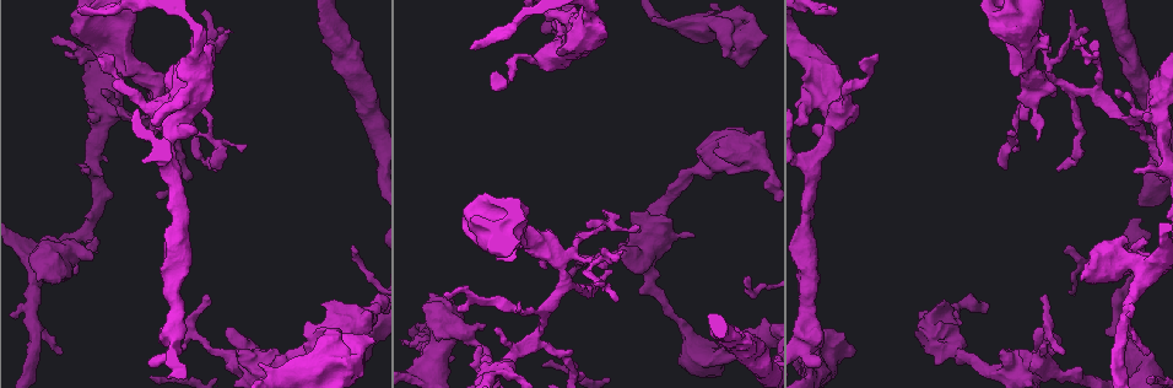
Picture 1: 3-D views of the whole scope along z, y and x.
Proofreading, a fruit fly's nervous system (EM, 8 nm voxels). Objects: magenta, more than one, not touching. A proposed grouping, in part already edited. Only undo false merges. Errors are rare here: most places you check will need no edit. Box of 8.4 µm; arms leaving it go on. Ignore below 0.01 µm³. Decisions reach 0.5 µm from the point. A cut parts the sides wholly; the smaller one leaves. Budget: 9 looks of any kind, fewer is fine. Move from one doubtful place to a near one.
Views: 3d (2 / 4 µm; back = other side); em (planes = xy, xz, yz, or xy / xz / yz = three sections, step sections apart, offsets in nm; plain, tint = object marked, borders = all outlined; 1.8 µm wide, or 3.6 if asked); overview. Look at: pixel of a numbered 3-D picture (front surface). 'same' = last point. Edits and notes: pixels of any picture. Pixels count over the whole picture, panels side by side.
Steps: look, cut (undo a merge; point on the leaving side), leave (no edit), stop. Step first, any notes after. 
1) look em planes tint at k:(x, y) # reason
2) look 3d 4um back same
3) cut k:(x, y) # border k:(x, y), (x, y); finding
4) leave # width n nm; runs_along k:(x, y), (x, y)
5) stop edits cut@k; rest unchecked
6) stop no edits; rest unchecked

look 3d 2um at 1:(557, 259) # branch point

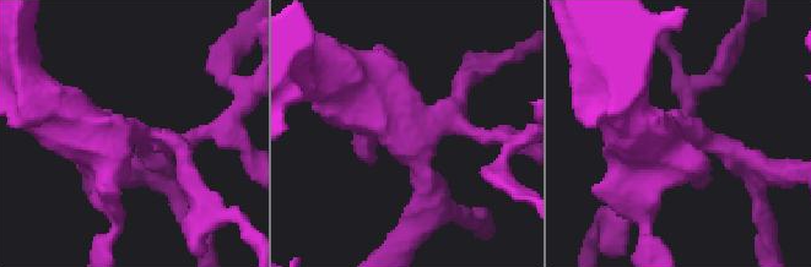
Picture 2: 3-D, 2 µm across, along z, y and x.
look em planes tint at 2:(686, 136)

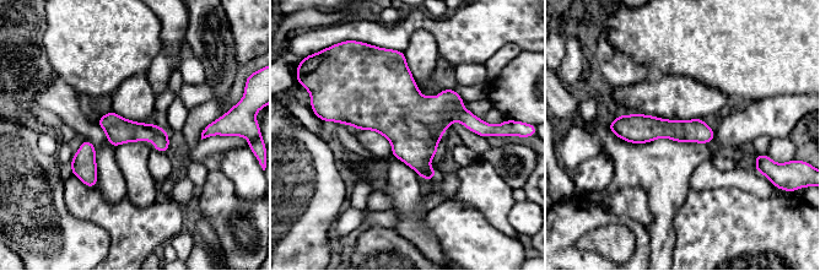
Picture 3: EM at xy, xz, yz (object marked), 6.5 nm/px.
leave # runs_along 3:(611, 126), (665, 128), (711, 135); all the same neuron

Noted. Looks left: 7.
look 3d 2um at 1:(111, 111) # two arms at a narrow angle

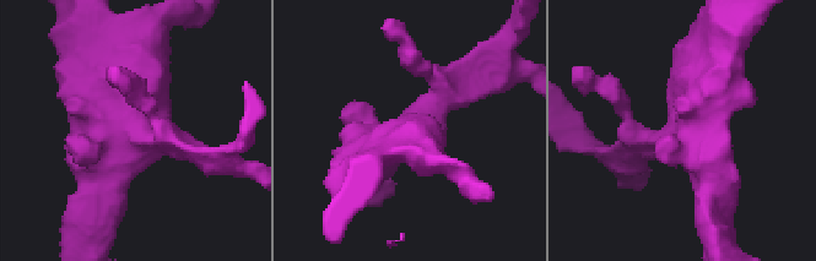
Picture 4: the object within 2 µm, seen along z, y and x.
look em planes tint at 4:(685, 137) # need the tissue

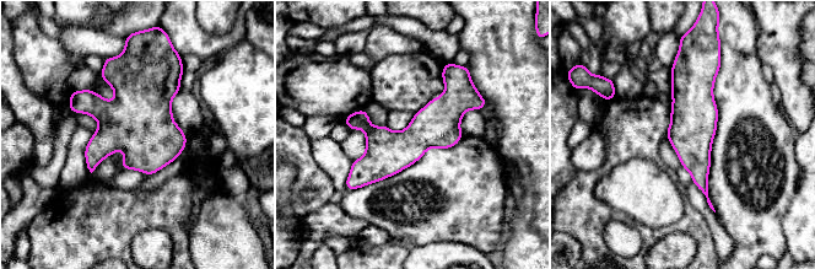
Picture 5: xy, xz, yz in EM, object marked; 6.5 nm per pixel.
leave # runs_along 5:(451, 75), (451, 100), (356, 184); all the same neuron

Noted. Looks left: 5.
look em 3.6um xz step 4 tint at 1:(1042, 362) # sharp bend

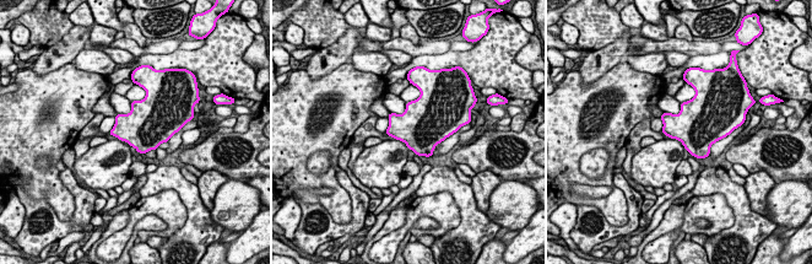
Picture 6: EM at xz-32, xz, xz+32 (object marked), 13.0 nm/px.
look em 3.6um planes tint same # cut it another way

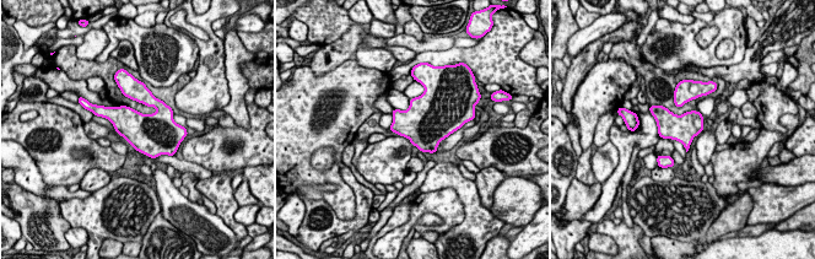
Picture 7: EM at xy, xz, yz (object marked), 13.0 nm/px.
leave # continuous, no second neuron

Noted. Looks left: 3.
look 3d 2um at 1:(699, 165) # abrupt turn

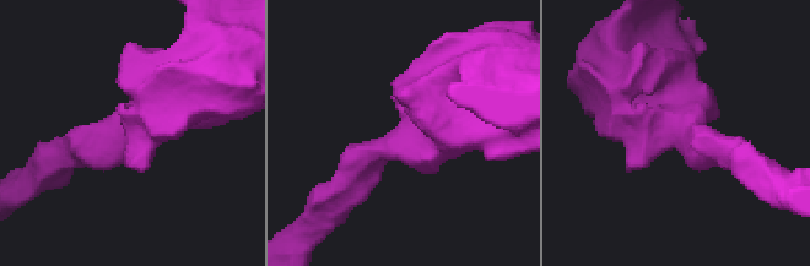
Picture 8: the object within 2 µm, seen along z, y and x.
look em planes tint at 8:(404, 131) # need the tissue

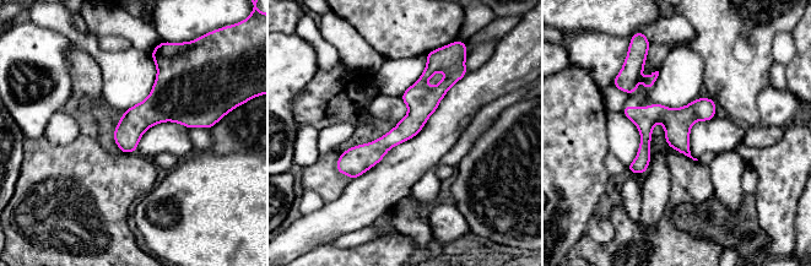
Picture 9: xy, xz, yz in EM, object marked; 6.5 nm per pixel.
leave # runs_along 9:(431, 63), (418, 113), (344, 170); all the same neuron

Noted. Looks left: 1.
stop no edits; rest unchecked

